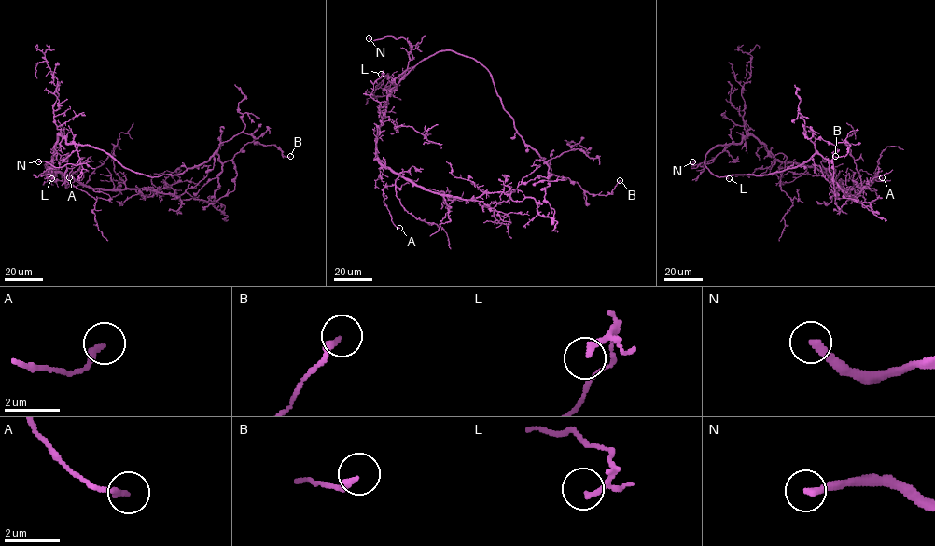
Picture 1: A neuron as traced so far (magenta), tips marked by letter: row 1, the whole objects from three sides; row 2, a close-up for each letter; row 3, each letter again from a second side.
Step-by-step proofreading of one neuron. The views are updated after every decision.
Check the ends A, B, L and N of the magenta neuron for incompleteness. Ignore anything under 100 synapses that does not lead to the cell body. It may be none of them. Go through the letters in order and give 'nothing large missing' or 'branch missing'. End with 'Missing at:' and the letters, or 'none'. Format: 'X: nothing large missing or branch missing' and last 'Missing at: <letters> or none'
A: nothing large missing
B: nothing large missing
L: nothing large missing
N: branch missing
Missing at: N

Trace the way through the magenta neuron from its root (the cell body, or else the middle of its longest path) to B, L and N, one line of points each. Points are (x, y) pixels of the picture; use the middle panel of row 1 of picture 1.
B: (383, 165), (449, 197), (532, 197), (551, 217), (551, 174), (594, 195), (620, 180)
L: (383, 165), (377, 150), (378, 127), (382, 119), (380, 104), (370, 96), (373, 83), (381, 74)
N: (383, 165), (377, 156), (378, 127), (387, 95), (407, 68), (410, 44), (403, 37), (369, 38)

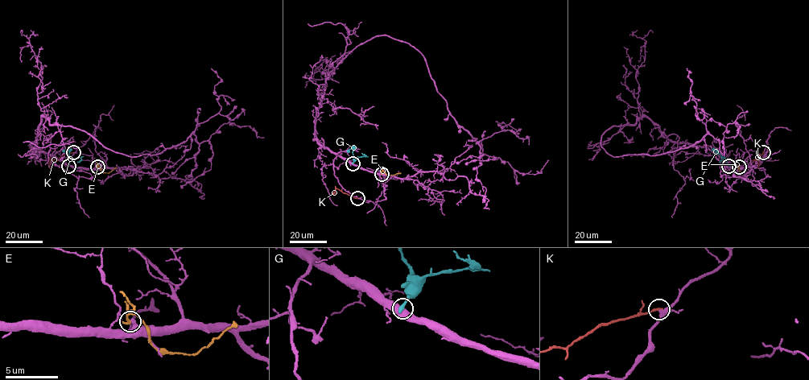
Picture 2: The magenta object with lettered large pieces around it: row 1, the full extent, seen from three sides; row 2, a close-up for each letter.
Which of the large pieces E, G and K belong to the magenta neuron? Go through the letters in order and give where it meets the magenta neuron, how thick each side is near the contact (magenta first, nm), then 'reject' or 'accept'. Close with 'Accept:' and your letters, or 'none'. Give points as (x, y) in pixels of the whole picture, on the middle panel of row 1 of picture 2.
E: contact (381, 174); calibres 440 and 280 nm; reject
G: contact (352, 163); calibres 600 and 320 nm; reject
K: contact (357, 198); calibres 300 and 240 nm; reject
Accept: none

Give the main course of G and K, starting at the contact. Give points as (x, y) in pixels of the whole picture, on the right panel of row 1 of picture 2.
G: (728, 166), (714, 149), (717, 150)
K: (763, 152), (754, 160), (757, 161), (757, 168)

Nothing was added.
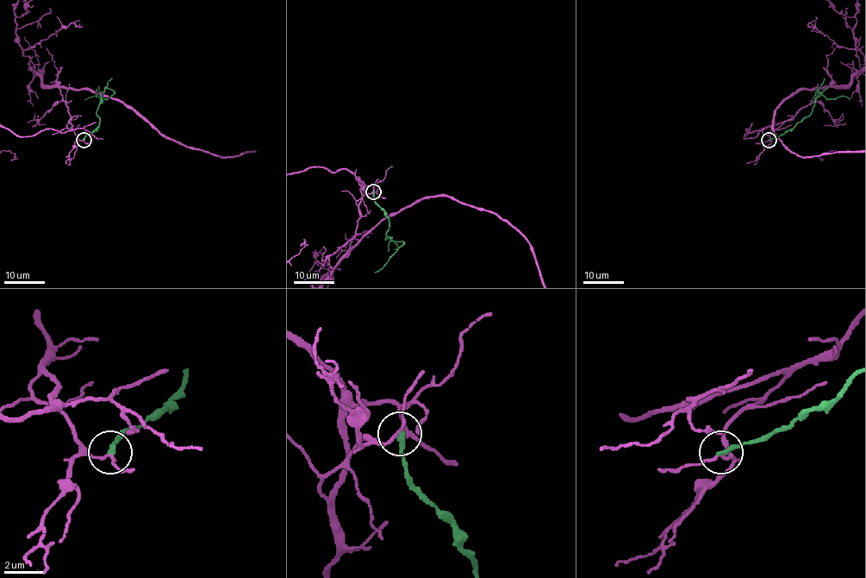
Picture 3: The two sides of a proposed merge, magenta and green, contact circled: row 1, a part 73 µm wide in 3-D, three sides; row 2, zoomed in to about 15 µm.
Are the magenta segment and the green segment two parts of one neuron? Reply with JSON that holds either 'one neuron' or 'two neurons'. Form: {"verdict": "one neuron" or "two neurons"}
{"verdict": "two neurons"}

